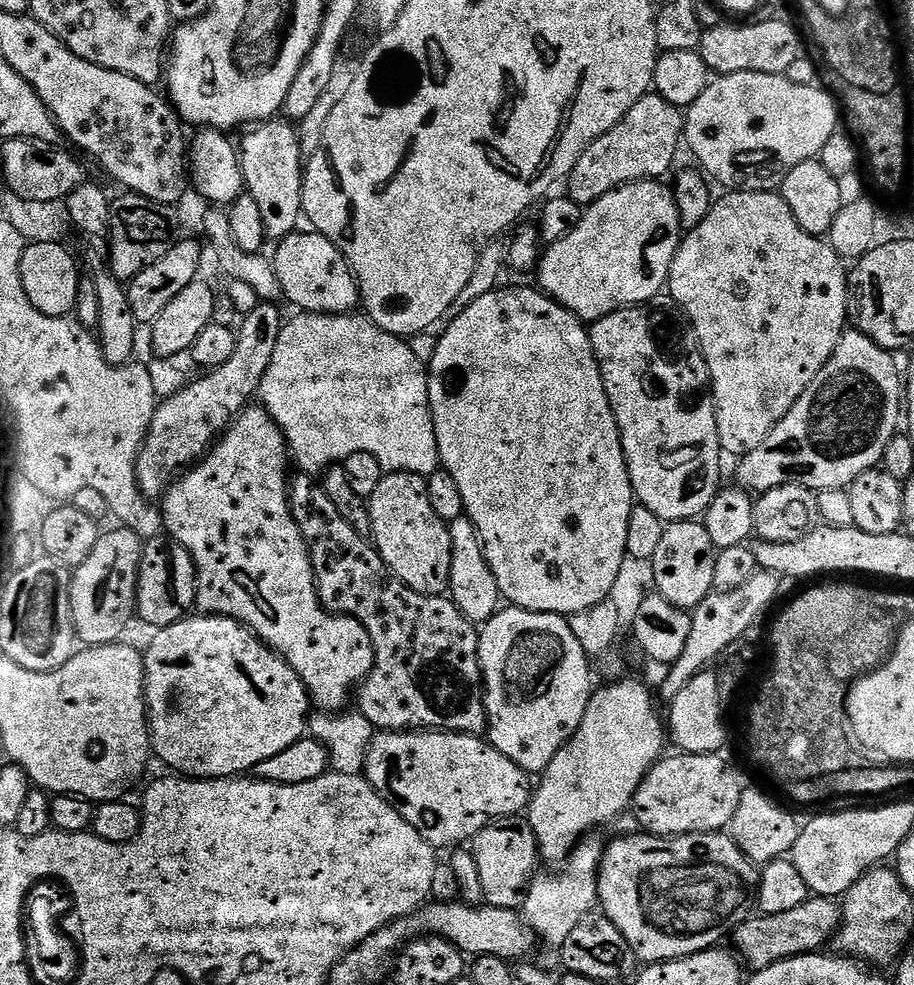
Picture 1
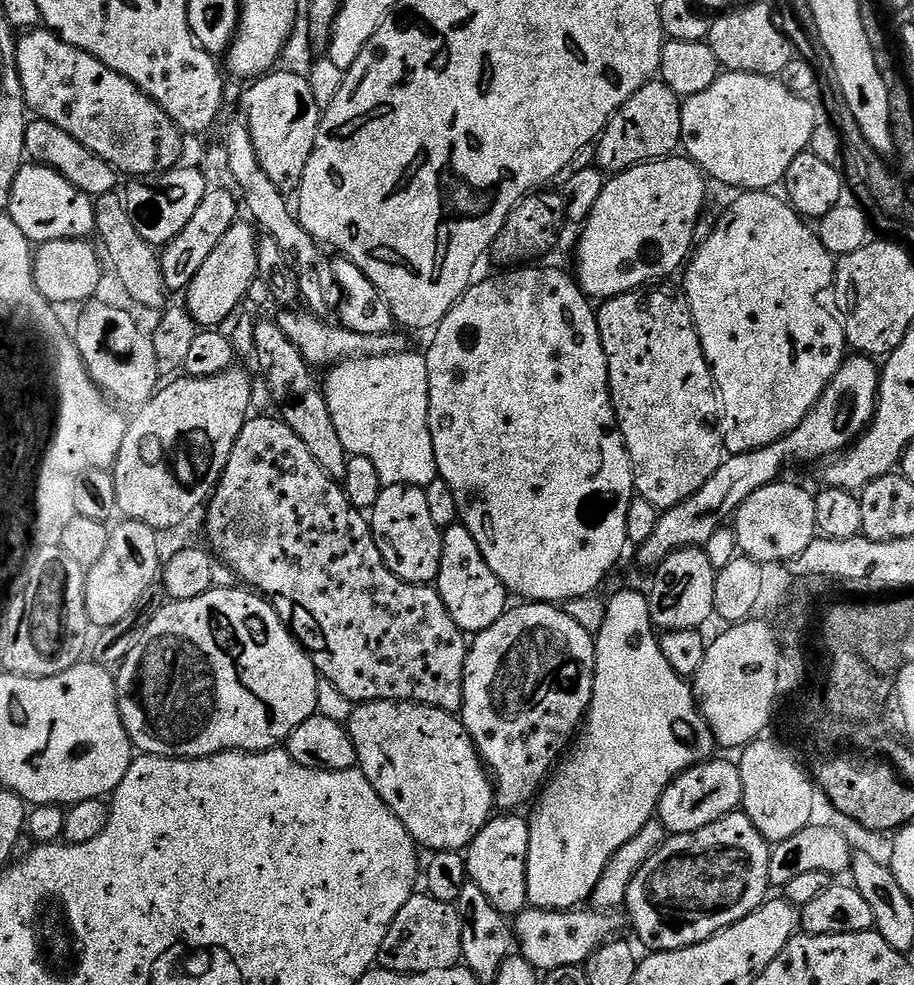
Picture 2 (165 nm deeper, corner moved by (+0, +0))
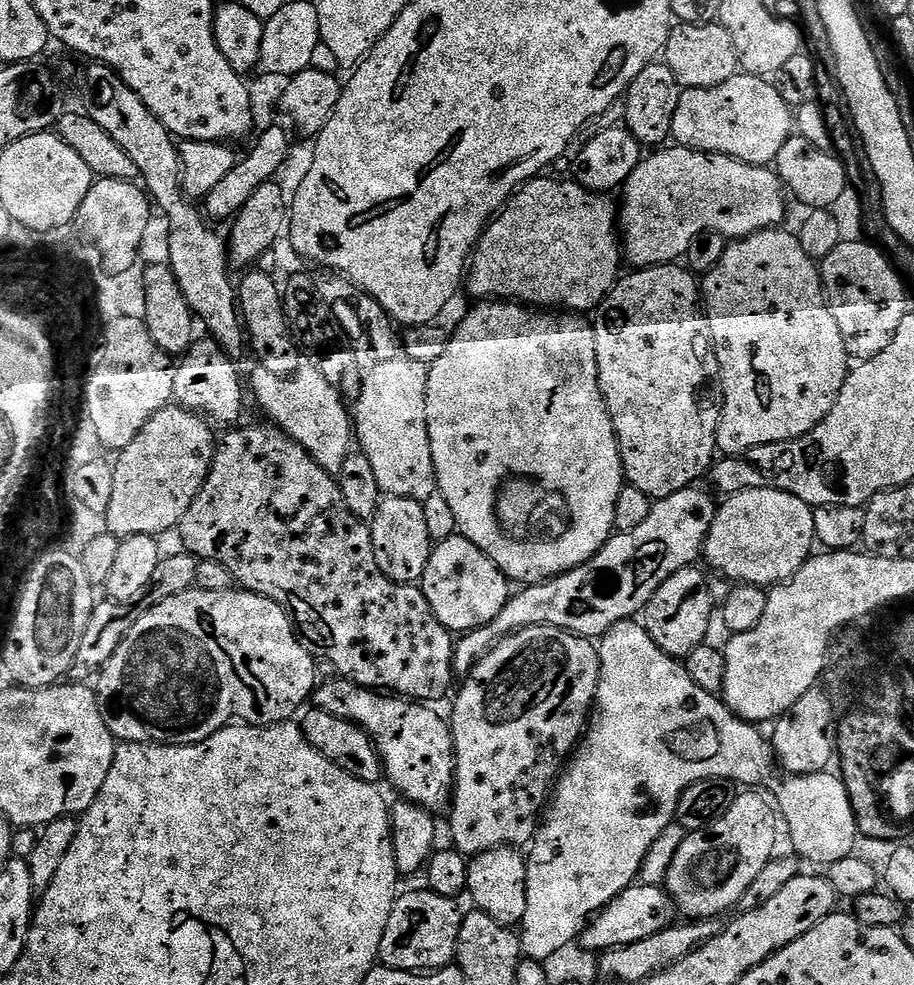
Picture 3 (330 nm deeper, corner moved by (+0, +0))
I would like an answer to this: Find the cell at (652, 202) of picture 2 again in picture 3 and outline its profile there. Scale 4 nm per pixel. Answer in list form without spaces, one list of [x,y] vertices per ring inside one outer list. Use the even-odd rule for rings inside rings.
[[[664,146],[659,150],[653,151],[656,152],[653,156],[645,155],[634,170],[634,174],[630,174],[630,178],[622,189],[624,205],[621,203],[618,208],[618,218],[622,231],[622,256],[627,263],[628,260],[632,263],[631,267],[633,269],[639,270],[641,268],[653,268],[659,264],[677,263],[681,258],[687,257],[688,251],[690,250],[690,242],[694,242],[694,238],[698,238],[698,234],[709,230],[718,231],[729,238],[743,238],[755,232],[761,232],[767,228],[775,228],[785,223],[783,220],[786,189],[784,185],[781,184],[780,177],[776,175],[771,167],[747,164],[746,162],[735,160],[729,156],[723,156],[717,152],[696,152],[693,148],[682,148],[679,146],[668,147],[669,146]]]

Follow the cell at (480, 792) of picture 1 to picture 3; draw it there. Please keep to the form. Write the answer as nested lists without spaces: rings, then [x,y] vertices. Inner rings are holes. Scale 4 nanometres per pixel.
[[[337,678],[334,680],[325,680],[323,683],[317,687],[316,691],[312,693],[311,703],[315,705],[317,709],[321,712],[329,712],[334,714],[338,718],[343,720],[351,720],[352,723],[357,724],[360,729],[365,732],[366,735],[372,739],[372,745],[376,747],[376,753],[380,756],[380,762],[382,765],[383,775],[386,780],[389,780],[398,791],[401,792],[403,799],[410,804],[417,804],[423,808],[429,810],[437,810],[436,808],[447,809],[449,807],[450,801],[452,799],[452,790],[456,787],[456,751],[454,750],[454,742],[452,741],[452,729],[450,727],[449,721],[444,720],[435,712],[435,707],[429,706],[424,702],[413,702],[407,698],[397,698],[392,694],[381,694],[379,691],[370,688],[359,688],[353,680],[346,680],[343,678]]]

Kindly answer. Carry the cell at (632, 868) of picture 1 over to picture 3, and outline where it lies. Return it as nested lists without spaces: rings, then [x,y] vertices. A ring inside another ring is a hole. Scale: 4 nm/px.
[[[744,790],[737,795],[736,801],[730,806],[730,810],[726,810],[726,814],[718,822],[714,822],[710,826],[706,826],[701,832],[690,832],[685,835],[682,846],[678,850],[678,854],[674,858],[674,862],[670,866],[670,870],[666,874],[663,887],[671,894],[672,900],[675,902],[679,915],[687,918],[689,921],[694,920],[715,920],[723,917],[723,912],[728,912],[731,908],[735,909],[740,903],[742,894],[746,894],[746,890],[750,886],[750,882],[754,882],[754,878],[758,878],[758,874],[762,874],[762,870],[766,870],[766,866],[771,860],[774,859],[774,853],[772,852],[776,848],[776,820],[778,824],[778,812],[774,807],[773,801],[768,800],[763,796],[763,791],[760,790]]]

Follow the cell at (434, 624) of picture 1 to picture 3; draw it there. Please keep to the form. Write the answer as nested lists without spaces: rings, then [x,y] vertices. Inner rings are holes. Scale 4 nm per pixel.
[[[267,423],[264,424],[252,424],[249,428],[236,426],[225,431],[228,433],[225,434],[224,440],[222,436],[222,443],[216,449],[202,490],[194,498],[190,510],[186,510],[186,514],[180,519],[178,527],[185,549],[200,560],[222,562],[226,570],[230,570],[233,581],[243,591],[256,592],[282,605],[285,612],[292,617],[292,623],[300,639],[304,641],[313,657],[334,662],[339,675],[343,679],[353,680],[359,688],[387,690],[389,693],[399,694],[413,702],[436,702],[432,700],[442,699],[448,691],[451,693],[453,691],[452,680],[454,681],[452,659],[456,653],[453,633],[449,632],[446,626],[442,626],[442,622],[438,622],[434,610],[430,610],[430,602],[426,602],[424,592],[420,587],[416,584],[394,582],[386,578],[382,570],[378,570],[378,562],[374,562],[371,527],[354,514],[350,514],[342,498],[339,479],[333,473],[322,470],[322,466],[318,466],[318,462],[314,462],[314,458],[310,458],[310,454],[302,450],[302,446],[298,446],[298,442],[294,442],[283,430],[269,426]]]

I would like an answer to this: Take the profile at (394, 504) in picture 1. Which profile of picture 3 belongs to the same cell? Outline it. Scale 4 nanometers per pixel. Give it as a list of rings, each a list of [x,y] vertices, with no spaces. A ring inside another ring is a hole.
[[[384,496],[378,506],[378,514],[374,514],[370,521],[370,527],[374,542],[374,562],[378,562],[378,570],[399,584],[416,584],[420,581],[434,547],[430,530],[426,530],[423,503],[410,498]]]

